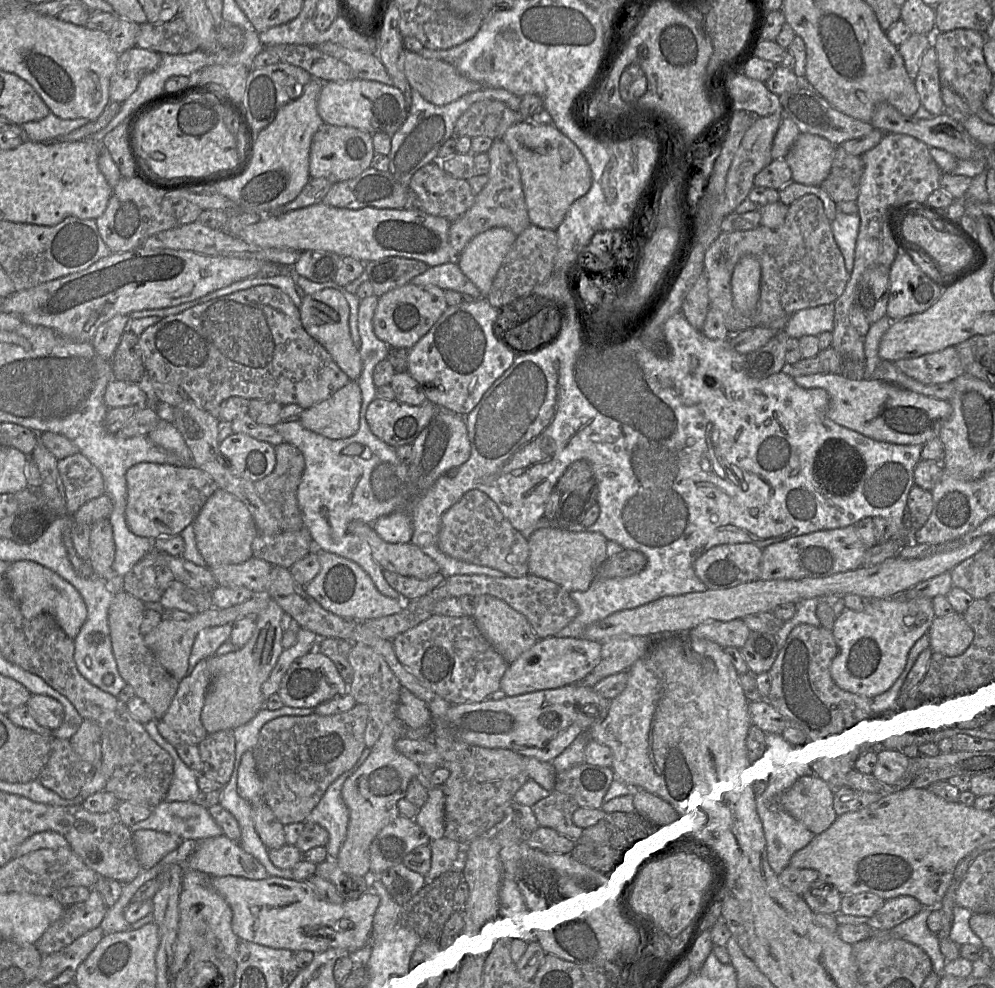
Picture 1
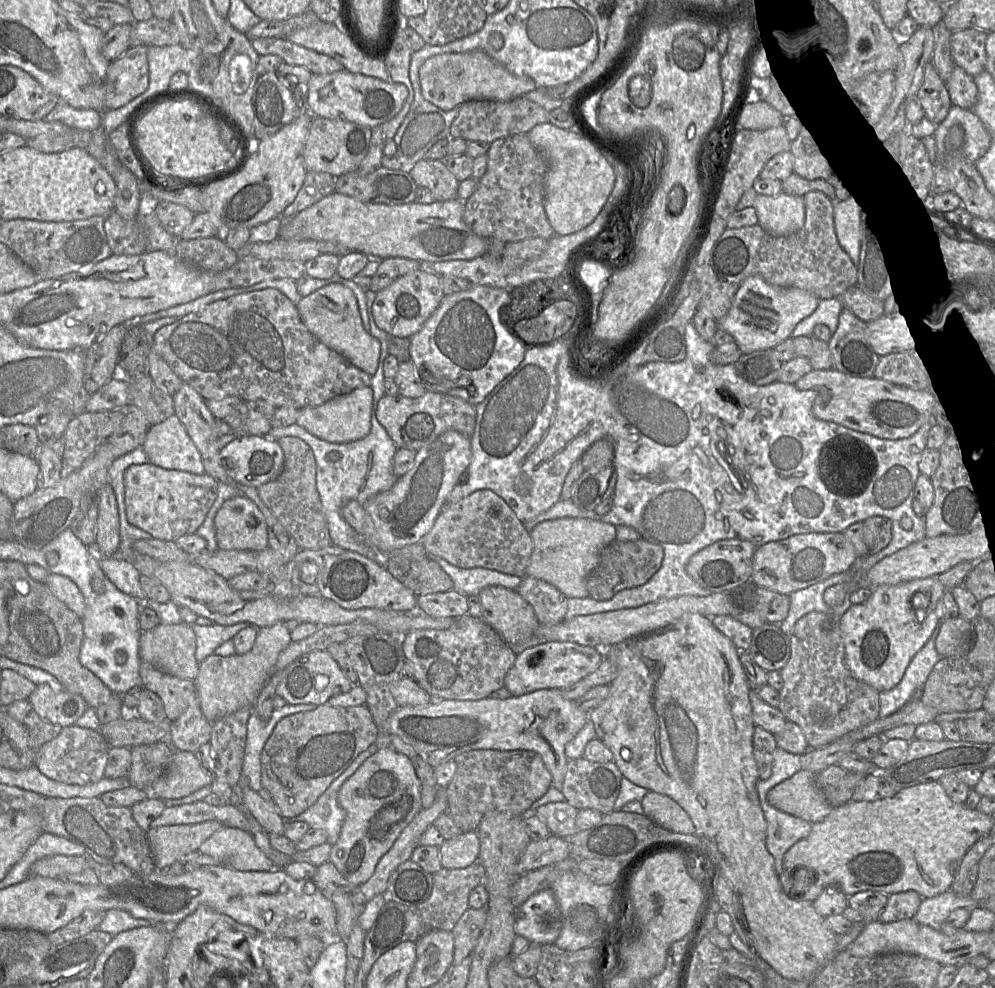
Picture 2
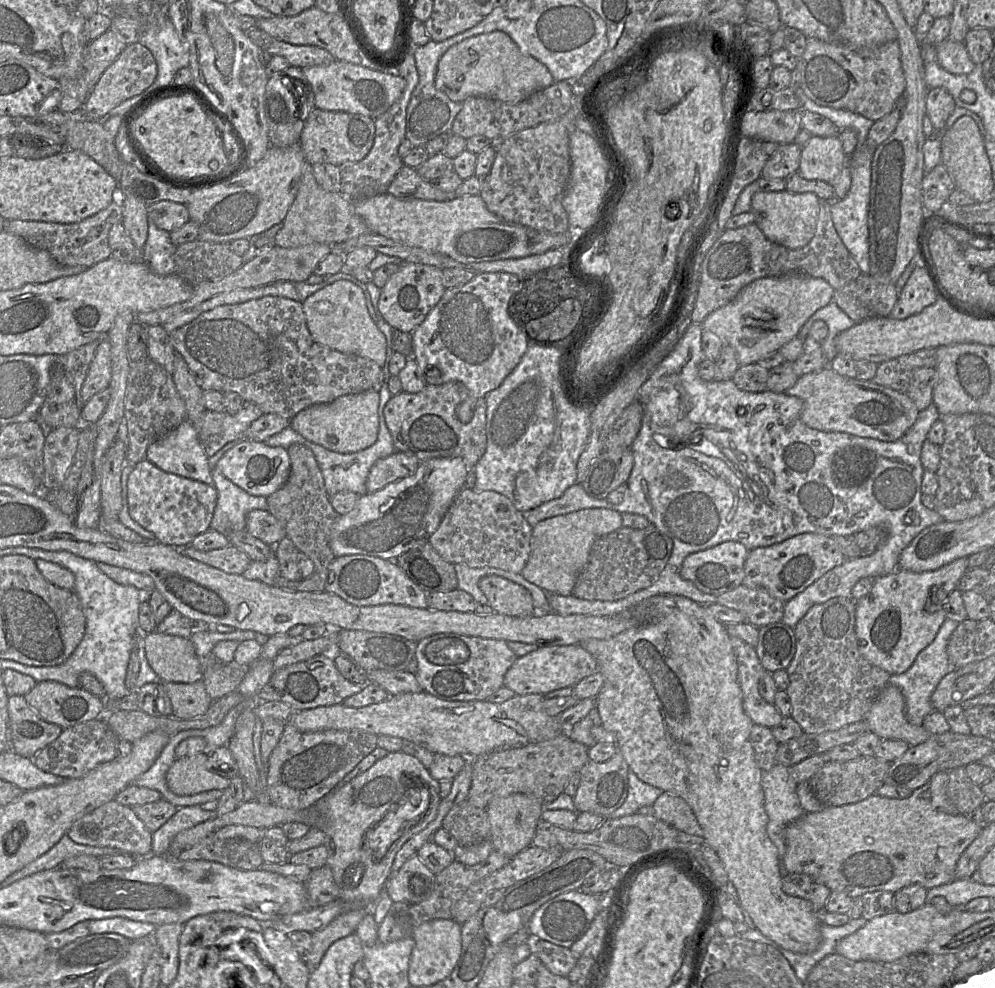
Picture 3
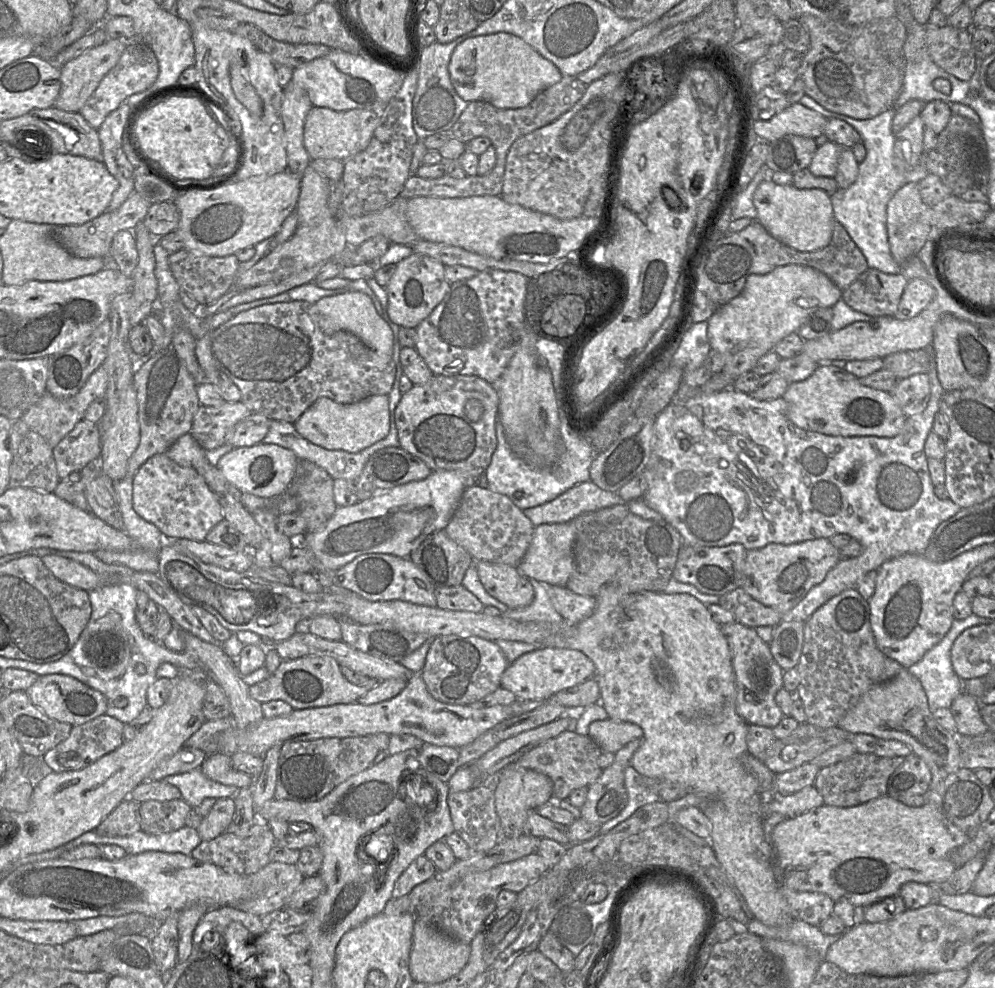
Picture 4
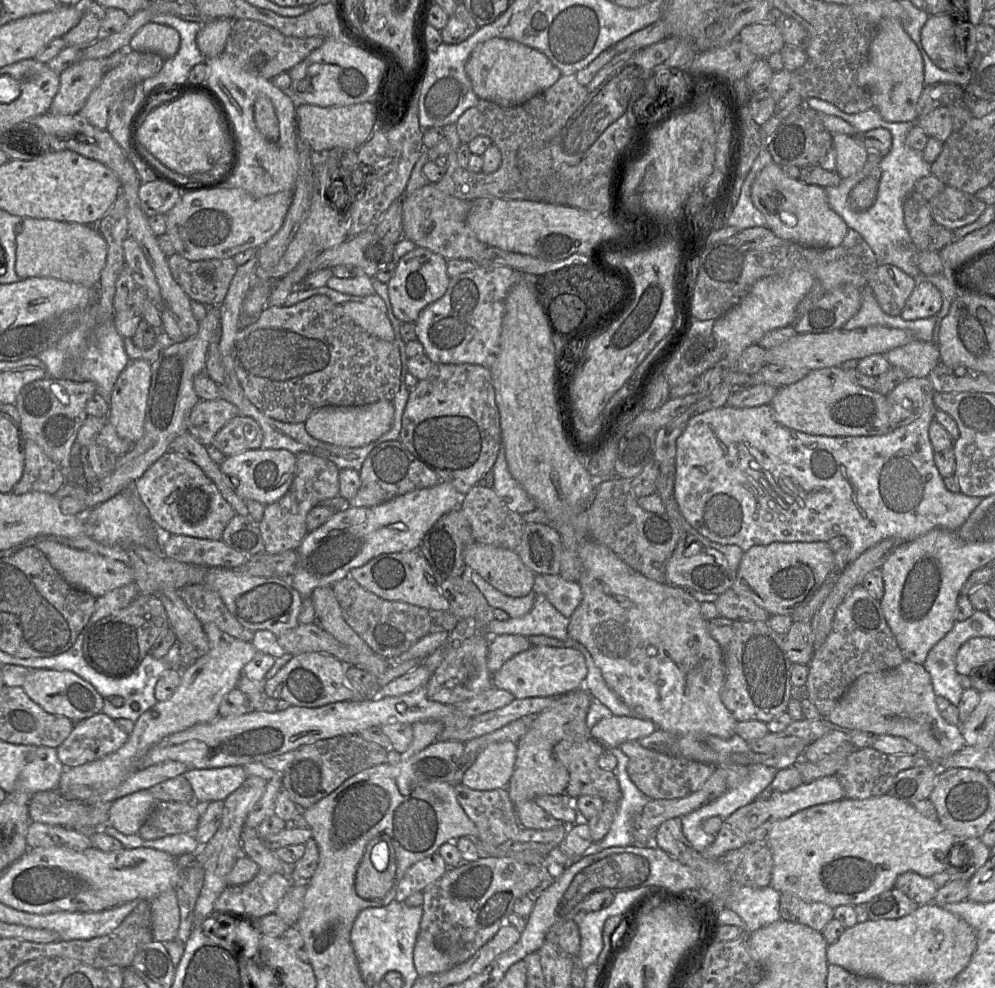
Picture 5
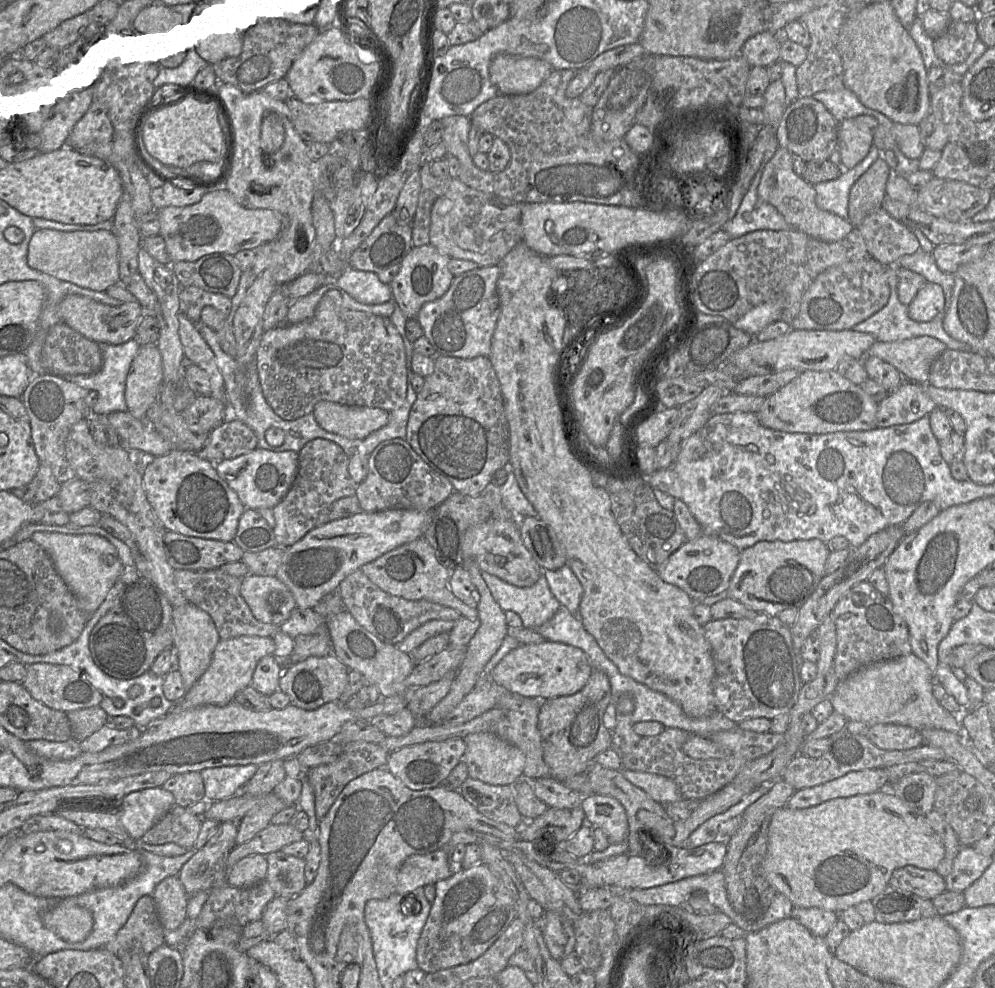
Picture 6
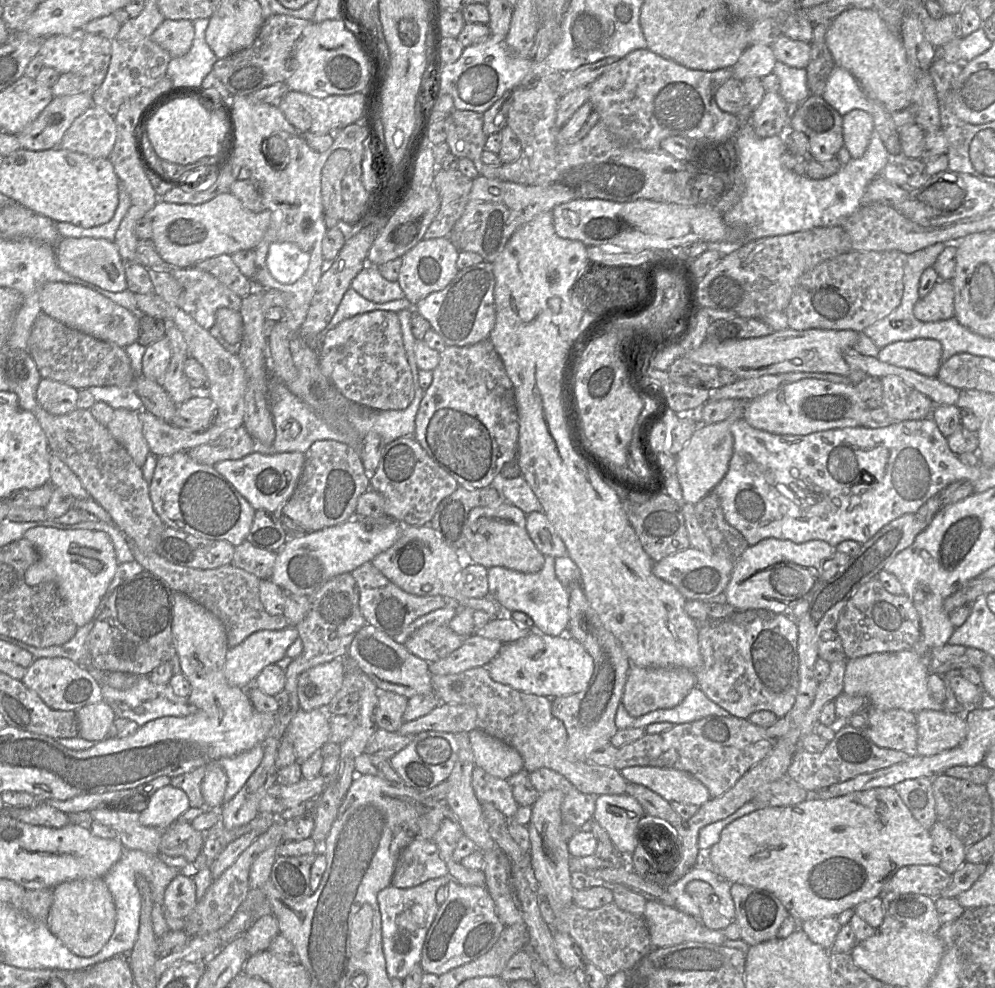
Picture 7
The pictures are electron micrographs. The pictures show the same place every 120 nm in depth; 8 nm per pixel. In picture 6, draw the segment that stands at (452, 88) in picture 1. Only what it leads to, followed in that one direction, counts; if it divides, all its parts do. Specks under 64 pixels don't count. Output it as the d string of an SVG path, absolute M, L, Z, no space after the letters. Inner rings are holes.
M508 54L495 55L489 65L489 77L503 95L523 95L537 89L554 71L546 61Z

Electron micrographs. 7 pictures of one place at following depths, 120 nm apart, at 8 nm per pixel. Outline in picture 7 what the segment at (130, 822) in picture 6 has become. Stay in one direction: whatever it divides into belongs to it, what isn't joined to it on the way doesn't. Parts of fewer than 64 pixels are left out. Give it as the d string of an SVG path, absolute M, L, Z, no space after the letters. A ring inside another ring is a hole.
M167 785L150 796L147 808L140 812L139 821L144 826L165 829L189 808L187 794L182 789Z

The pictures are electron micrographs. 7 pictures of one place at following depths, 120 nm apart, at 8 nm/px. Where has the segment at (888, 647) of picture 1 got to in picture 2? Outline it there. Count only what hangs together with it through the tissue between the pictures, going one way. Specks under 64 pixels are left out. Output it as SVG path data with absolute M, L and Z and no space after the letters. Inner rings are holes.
M932 576L874 587L866 603L852 605L840 619L845 664L851 673L880 692L899 684L912 658L944 620L945 592L937 576Z

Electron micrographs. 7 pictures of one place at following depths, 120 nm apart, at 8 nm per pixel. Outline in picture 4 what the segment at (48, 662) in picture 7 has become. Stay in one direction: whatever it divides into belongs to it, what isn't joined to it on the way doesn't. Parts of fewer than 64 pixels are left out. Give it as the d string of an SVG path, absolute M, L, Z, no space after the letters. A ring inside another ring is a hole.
M63 674L39 676L25 692L31 702L48 717L72 726L86 723L105 714L108 707L108 700L102 693Z

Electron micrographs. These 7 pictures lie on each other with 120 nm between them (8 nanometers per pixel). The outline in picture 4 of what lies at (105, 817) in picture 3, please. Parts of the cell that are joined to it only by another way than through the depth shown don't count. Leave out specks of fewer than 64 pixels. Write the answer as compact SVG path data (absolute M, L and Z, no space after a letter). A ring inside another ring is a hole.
M125 799L93 831L109 837L127 836L141 831L139 804Z

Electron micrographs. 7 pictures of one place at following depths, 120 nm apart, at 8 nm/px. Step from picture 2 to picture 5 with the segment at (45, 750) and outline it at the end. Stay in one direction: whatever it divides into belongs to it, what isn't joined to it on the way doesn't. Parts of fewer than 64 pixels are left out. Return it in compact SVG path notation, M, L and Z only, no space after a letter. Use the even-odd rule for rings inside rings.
M97 715L75 723L73 731L57 748L64 768L78 767L116 752L129 735L109 716Z

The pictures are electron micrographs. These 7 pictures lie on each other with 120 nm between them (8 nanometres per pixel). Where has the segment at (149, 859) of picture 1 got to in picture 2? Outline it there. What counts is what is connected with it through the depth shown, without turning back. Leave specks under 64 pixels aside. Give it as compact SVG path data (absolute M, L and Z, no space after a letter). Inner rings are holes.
M216 820L197 824L150 828L147 839L156 869L165 869L181 857L196 851L209 837L225 826Z

